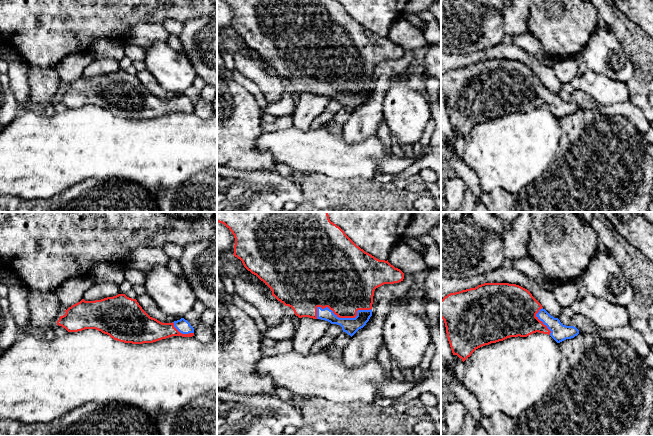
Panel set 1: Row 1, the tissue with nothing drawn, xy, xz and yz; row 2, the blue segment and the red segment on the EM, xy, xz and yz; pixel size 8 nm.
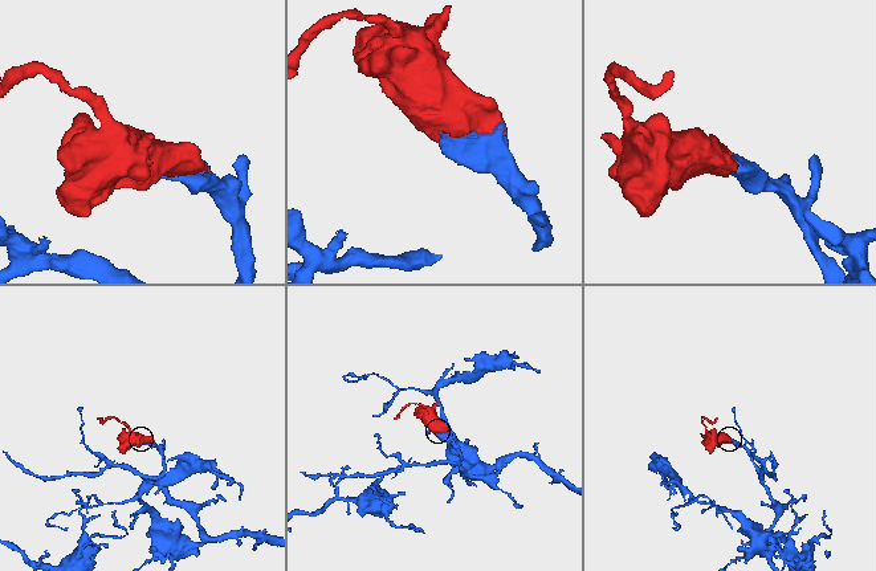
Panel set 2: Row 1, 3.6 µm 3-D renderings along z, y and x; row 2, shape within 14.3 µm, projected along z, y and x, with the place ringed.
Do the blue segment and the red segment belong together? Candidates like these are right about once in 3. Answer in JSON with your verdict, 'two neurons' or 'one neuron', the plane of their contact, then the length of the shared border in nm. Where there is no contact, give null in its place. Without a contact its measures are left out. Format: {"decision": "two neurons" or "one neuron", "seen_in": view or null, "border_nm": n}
{"decision": "one neuron", "seen_in": "xz", "border_nm": 460}

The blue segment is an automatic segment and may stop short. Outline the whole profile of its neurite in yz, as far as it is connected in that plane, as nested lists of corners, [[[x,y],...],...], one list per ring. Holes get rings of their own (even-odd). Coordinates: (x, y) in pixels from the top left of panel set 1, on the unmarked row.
[[[484,59],[475,64],[448,70],[441,76],[441,94],[445,99],[452,129],[463,138],[476,125],[510,113],[527,113],[539,108],[550,111],[557,119],[560,119],[579,110],[576,103],[563,101],[558,94],[551,92],[527,65],[509,59]]]

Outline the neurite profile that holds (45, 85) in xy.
[[[28,65],[29,103],[42,109],[50,109],[52,102],[57,100],[62,82],[55,67],[41,68]]]

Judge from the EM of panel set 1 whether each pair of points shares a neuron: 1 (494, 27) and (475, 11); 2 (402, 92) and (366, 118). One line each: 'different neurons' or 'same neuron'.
1: same neuron
2: different neurons

